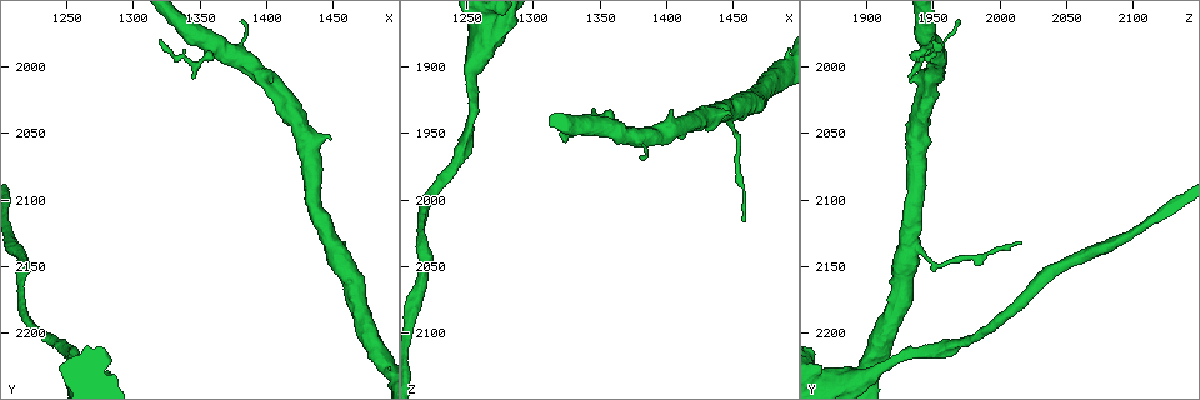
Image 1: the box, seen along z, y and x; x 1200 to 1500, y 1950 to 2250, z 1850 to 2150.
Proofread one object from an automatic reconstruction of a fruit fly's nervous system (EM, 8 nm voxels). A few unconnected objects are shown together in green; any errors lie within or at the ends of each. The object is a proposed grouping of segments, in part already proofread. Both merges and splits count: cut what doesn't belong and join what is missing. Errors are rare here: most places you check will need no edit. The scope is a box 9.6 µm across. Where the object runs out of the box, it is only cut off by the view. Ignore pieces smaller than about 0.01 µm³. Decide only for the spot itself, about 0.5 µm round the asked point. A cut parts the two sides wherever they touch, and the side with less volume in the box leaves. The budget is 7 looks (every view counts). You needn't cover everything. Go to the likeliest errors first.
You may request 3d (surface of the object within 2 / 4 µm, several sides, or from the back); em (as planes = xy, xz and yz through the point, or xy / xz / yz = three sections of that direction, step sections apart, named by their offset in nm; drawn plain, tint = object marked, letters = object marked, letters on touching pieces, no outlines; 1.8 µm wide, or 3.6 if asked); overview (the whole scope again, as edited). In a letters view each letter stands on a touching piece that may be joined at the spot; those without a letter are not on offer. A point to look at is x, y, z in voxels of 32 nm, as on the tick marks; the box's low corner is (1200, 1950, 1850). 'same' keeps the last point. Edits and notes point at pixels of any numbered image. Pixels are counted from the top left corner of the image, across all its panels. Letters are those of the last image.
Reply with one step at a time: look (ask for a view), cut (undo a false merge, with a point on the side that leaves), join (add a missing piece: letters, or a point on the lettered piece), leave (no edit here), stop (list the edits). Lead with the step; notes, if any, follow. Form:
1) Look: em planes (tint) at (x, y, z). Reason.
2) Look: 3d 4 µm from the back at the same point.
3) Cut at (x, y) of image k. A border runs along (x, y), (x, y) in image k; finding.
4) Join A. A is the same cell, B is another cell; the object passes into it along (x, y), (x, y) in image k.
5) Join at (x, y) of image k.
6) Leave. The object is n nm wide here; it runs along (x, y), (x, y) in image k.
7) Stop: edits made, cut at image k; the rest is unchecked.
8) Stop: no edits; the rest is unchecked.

Look: em yz step 4 (letters) at (1460, 2134, 2014). Thin end.

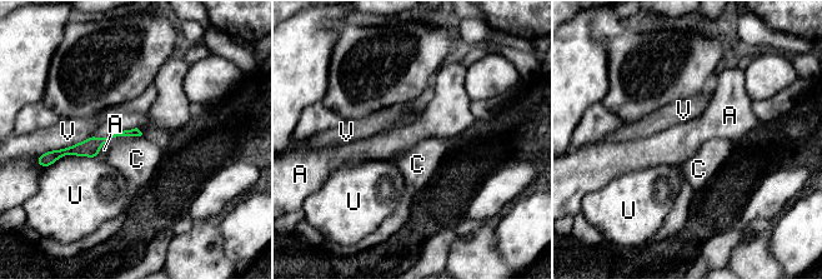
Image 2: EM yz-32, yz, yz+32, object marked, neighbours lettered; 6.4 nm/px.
Leave. The object is 50 nm wide here; A, C, U and V are other cells; it runs along (136, 133), (59, 153) in image 2; no lettered piece goes on from it.

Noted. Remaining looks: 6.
Look: em xz step 16 (tint) at (1450, 2132, 1934). Three-way junction.

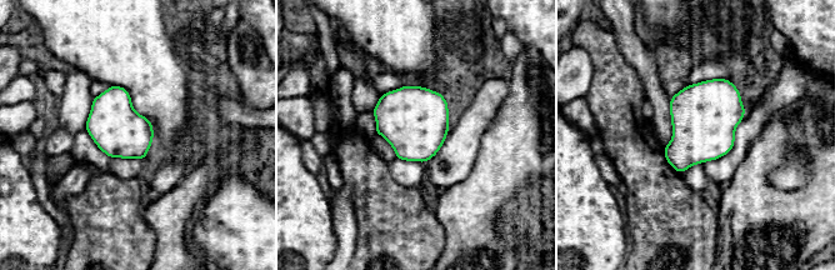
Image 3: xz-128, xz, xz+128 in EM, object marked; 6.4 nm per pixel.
Look: em planes (letters) at the same point.

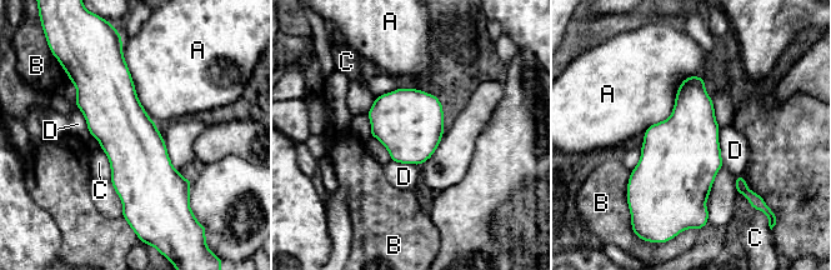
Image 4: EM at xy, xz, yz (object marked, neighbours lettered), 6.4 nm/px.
Leave. The object is 380 nm wide here; A, B, C and D are other cells; a border runs along (704, 78), (642, 133) in image 4; one neuron here.

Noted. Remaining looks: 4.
Look: em xz step 8 (tint) at (1320, 1980, 1950). An open end.

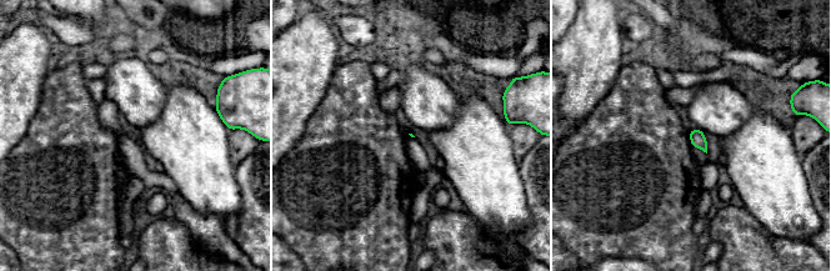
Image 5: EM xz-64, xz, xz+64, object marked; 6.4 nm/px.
Look: em planes (tint) at the same point. Another direction.

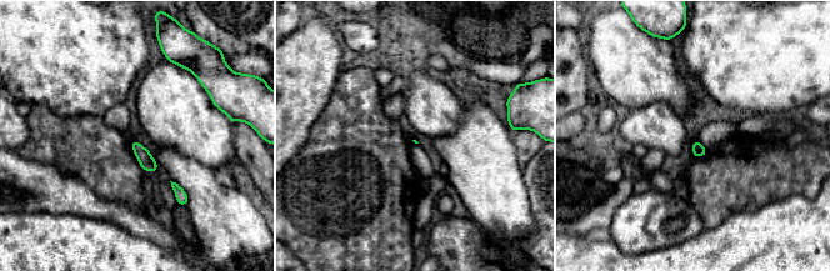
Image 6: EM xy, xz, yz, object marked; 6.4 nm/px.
Look: em planes (letters) at the same point. What lies round it.

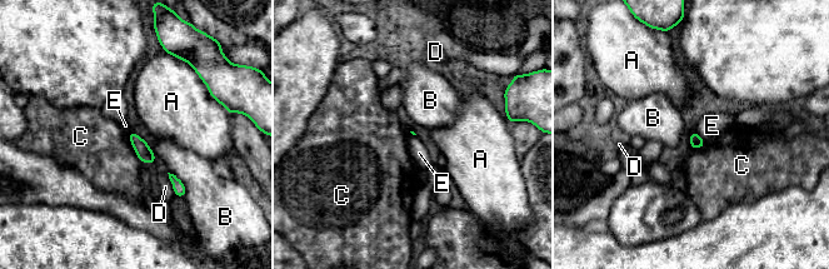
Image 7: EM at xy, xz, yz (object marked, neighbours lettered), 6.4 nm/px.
Leave. A, B, C, D and E are other cells; no lettered piece goes on from it.

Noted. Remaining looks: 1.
Stop: no edits; the rest is unchecked.

